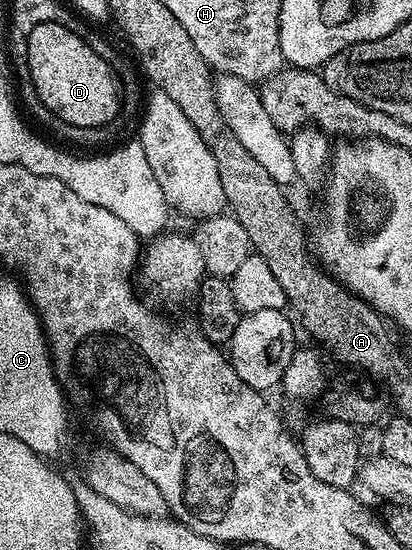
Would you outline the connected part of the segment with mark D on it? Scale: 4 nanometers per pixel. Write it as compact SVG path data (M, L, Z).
M57 23L39 24L28 37L28 65L31 86L37 97L61 121L71 126L105 127L117 119L121 102L121 79L117 72L90 47L78 30L71 31Z

